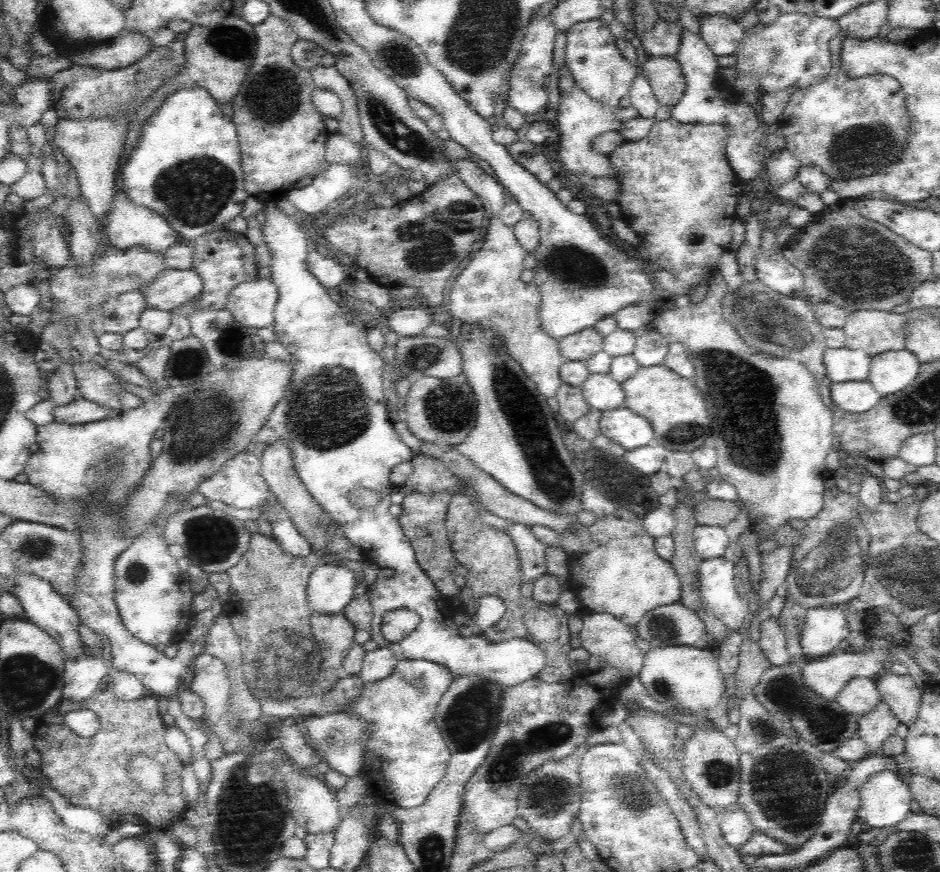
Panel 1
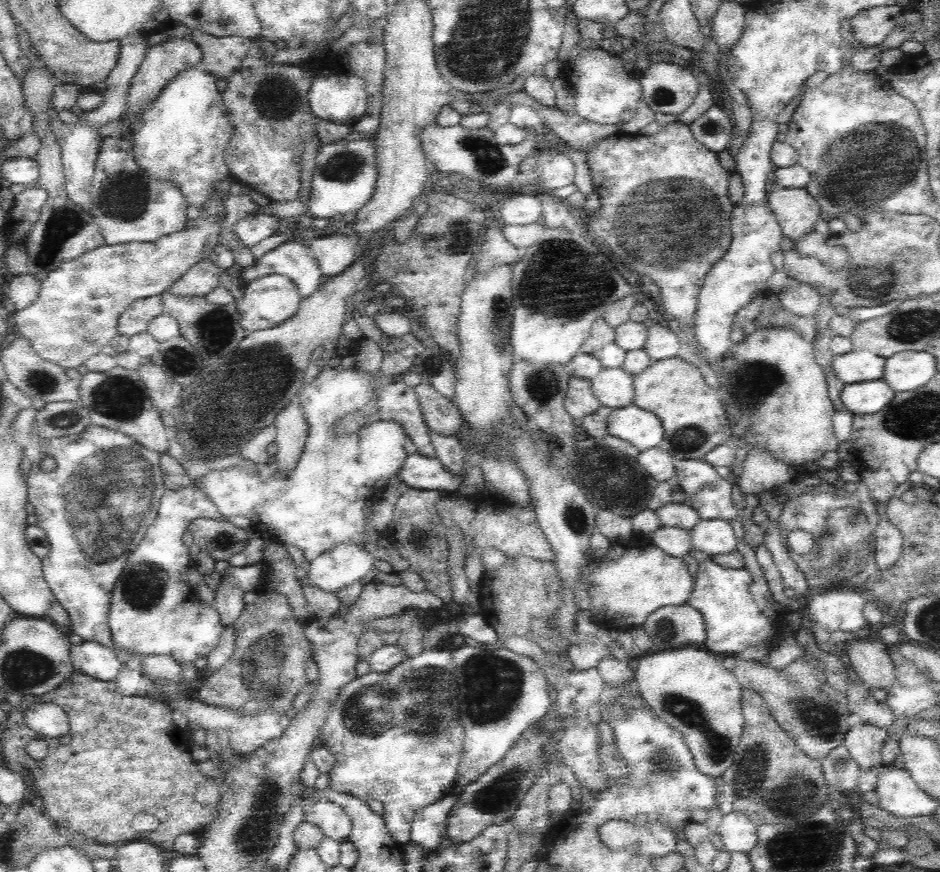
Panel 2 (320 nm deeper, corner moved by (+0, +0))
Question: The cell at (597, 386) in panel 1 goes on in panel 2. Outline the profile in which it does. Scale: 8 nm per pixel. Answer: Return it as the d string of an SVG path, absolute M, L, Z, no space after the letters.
M604 368L590 380L591 391L601 406L609 409L624 408L633 403L633 376L620 368Z

